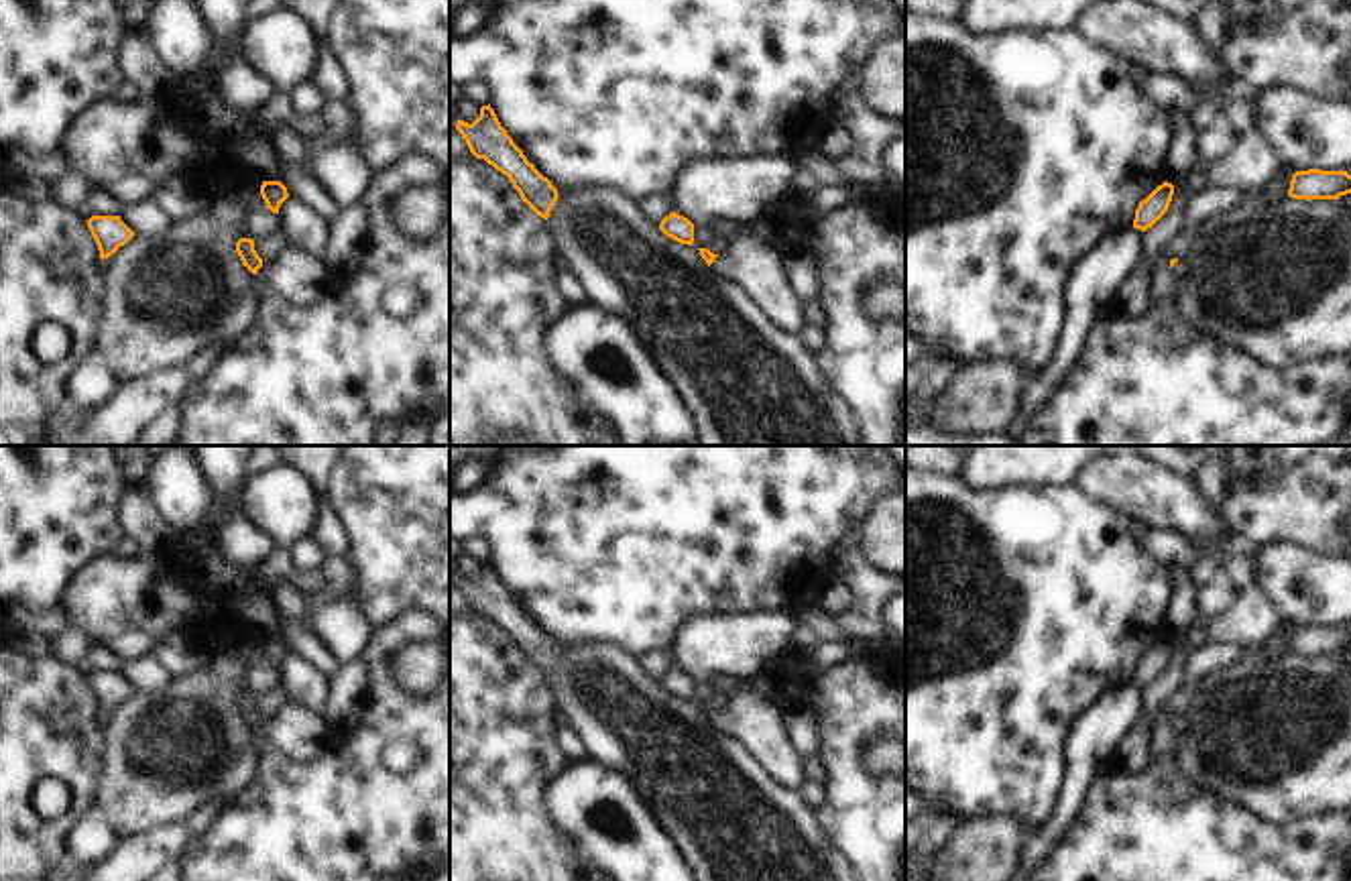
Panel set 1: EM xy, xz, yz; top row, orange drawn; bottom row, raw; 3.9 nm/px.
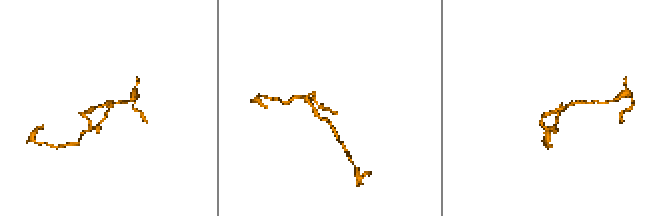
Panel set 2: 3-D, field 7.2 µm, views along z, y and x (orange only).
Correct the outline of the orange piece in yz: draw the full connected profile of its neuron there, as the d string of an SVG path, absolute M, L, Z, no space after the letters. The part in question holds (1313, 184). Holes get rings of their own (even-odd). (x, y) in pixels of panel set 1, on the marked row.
M1296 171L1288 195L1294 199L1339 199L1351 193L1351 175L1347 171Z

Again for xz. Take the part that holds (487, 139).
M490 104L480 108L480 116L472 124L458 120L456 130L476 159L484 159L507 175L521 199L543 220L549 218L557 201L557 189L527 161L523 151L501 126Z

